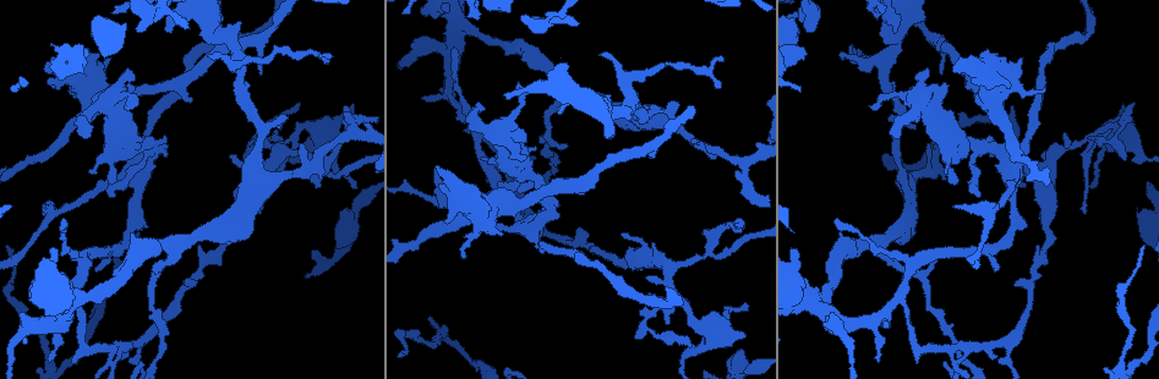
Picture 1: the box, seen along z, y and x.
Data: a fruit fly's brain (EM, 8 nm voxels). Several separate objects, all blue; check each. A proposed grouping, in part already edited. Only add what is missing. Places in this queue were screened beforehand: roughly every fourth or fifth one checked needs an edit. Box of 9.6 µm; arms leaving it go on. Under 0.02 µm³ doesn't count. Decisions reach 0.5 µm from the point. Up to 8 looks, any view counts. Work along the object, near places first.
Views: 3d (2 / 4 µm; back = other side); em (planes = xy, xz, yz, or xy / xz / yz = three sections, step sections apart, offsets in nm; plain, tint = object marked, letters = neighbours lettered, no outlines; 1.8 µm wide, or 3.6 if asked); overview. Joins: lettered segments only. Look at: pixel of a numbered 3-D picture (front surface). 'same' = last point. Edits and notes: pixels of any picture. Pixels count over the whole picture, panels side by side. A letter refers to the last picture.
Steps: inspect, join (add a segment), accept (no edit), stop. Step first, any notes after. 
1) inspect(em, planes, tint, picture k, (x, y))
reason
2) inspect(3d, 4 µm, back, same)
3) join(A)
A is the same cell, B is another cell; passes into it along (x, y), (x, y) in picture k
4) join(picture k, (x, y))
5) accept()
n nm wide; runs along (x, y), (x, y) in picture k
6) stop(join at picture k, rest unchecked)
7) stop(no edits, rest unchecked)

inspect(3d, 2 µm, picture 1, (240, 186))
an open end

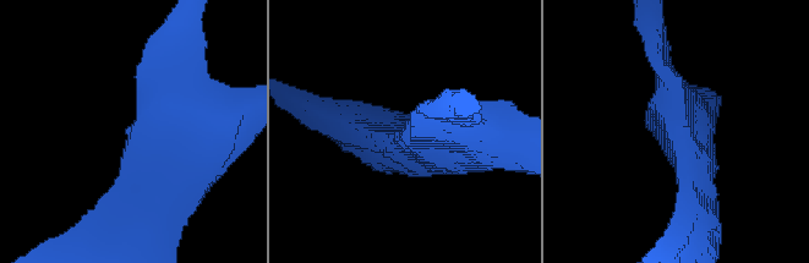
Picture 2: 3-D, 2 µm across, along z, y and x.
inspect(em, yz, step 8, tint, picture 2, (404, 134))

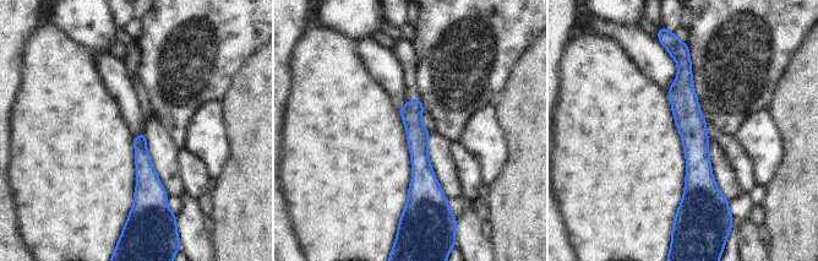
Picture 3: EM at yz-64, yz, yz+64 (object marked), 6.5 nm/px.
inspect(em, planes, letters, same)

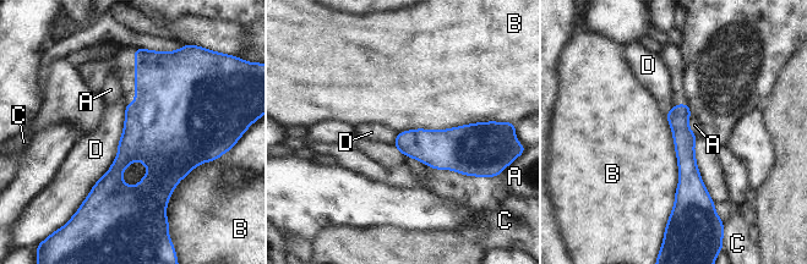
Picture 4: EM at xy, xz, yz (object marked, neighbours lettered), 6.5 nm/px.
accept()
D touches over 750 nm; A, B, C and D are other cells; border along (664, 113), (679, 170), (669, 220) in picture 4; no lettered segment goes on from it

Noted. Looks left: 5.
inspect(3d, 2 µm, picture 1, (693, 140))
free end

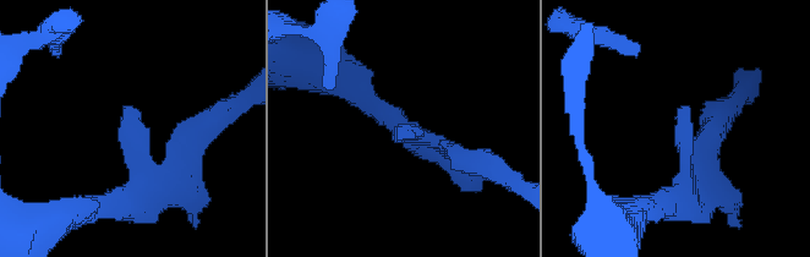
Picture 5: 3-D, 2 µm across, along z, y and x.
inspect(em, planes, plain, picture 5, (679, 108))
need the tissue

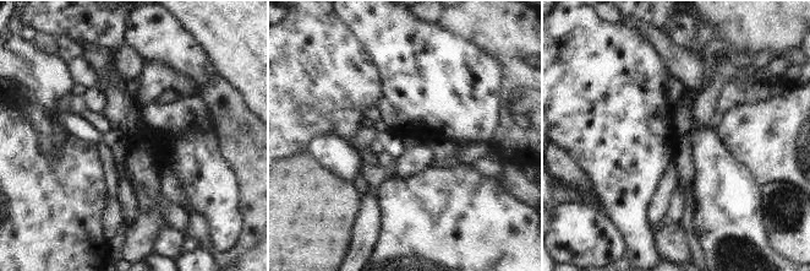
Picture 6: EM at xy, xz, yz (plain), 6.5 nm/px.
inspect(em, planes, letters, same)
what lies round it

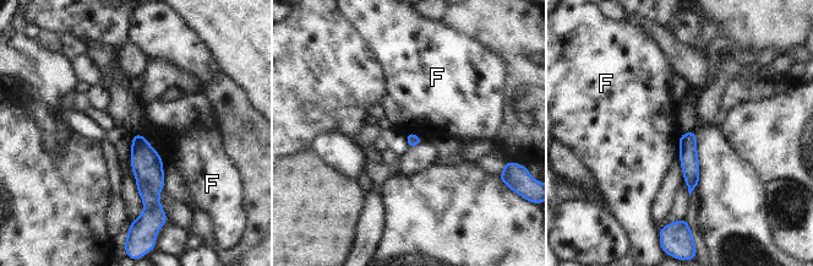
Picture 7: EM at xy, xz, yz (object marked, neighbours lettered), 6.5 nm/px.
accept()
F is another cell; runs along (689, 135), (691, 186) in picture 7; none of them fits

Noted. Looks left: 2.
inspect(em, planes, letters, picture 1, (690, 352))
calibre changes

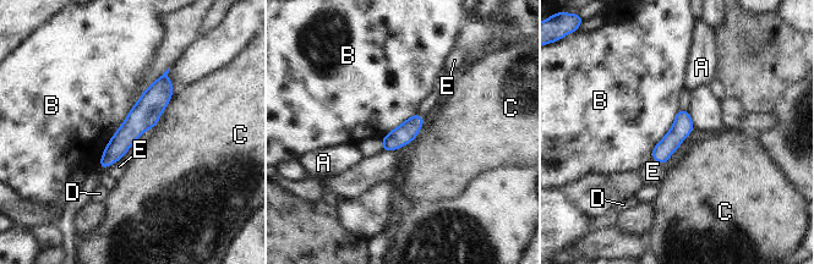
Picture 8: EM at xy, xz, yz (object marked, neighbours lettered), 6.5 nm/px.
accept()
B touches over 480 nm; A, B, C, D and E are other cells; border along (134, 105), (107, 144), (98, 168) in picture 8; none of them fits

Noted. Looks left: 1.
stop(no edits, rest unchecked)

